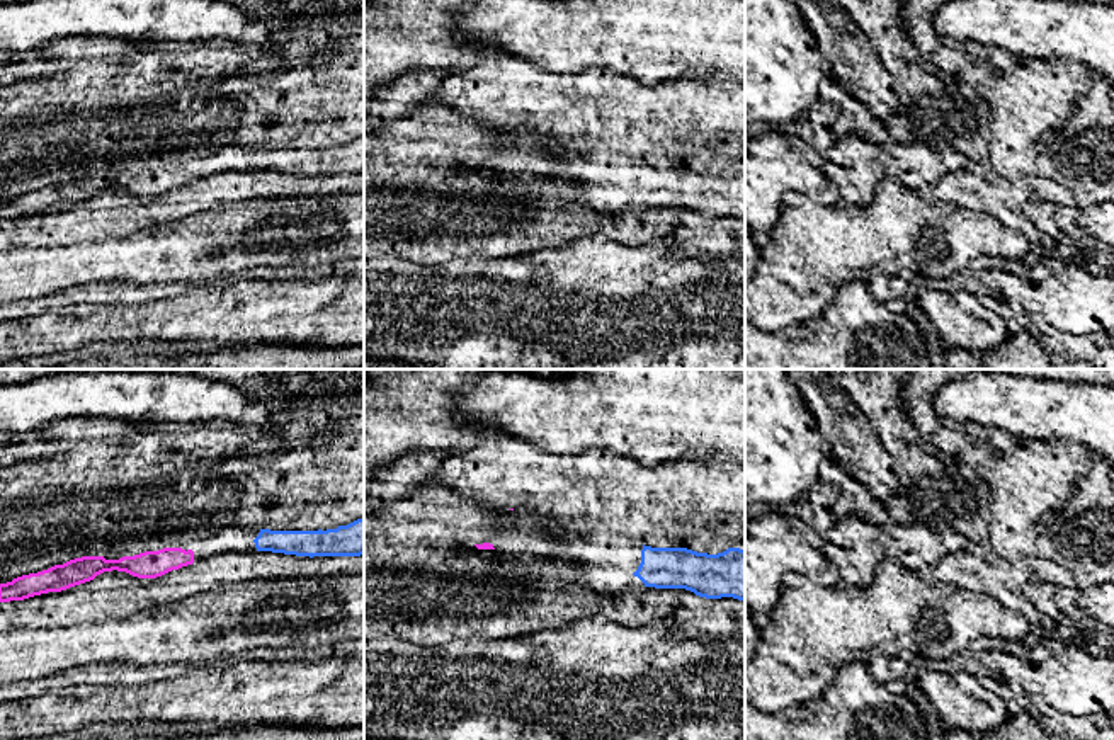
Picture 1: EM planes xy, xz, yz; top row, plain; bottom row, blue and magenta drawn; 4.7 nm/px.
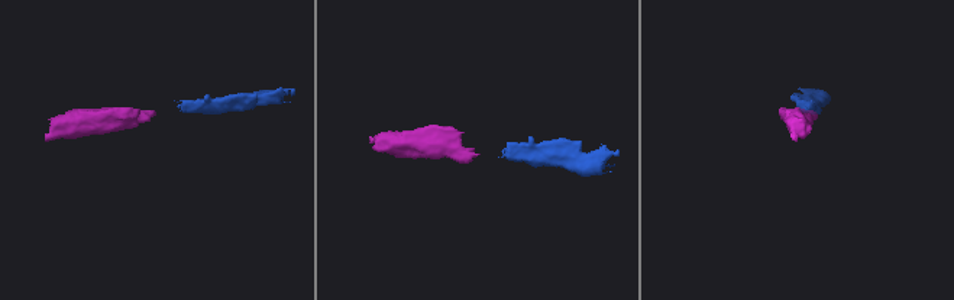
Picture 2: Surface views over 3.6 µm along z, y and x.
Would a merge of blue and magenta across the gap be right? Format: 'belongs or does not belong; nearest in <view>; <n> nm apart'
belongs; nearest in xy; 300 nm apart

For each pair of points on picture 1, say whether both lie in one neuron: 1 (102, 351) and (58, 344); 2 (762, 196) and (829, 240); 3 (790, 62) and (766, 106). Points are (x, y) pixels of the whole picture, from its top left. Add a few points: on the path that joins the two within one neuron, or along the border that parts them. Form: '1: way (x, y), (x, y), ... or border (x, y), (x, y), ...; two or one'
1: border (121, 341), (92, 342), (75, 351); two
2: border (818, 203), (788, 191), (769, 232); two
3: way (779, 72), (766, 85), (766, 96); one

